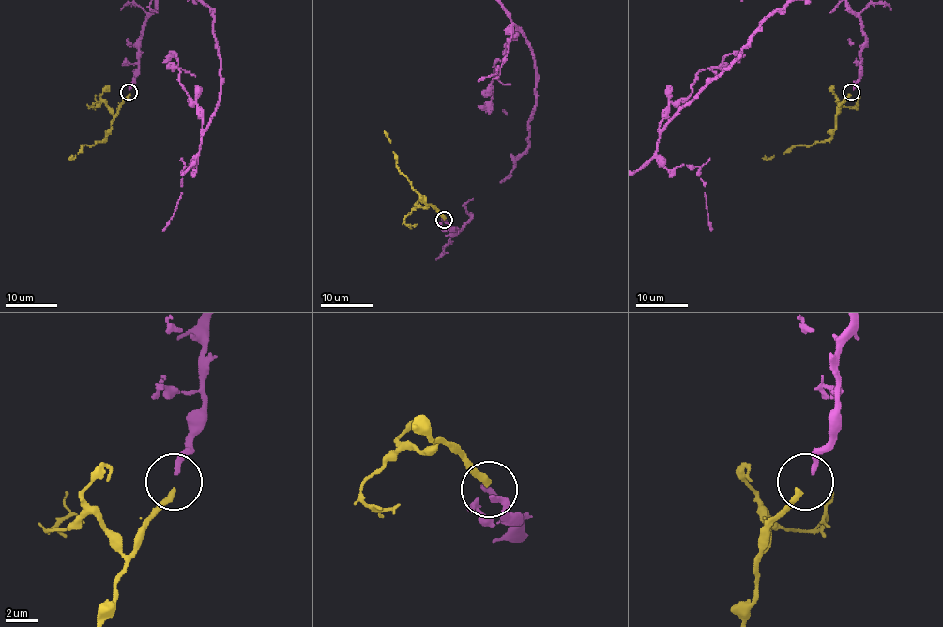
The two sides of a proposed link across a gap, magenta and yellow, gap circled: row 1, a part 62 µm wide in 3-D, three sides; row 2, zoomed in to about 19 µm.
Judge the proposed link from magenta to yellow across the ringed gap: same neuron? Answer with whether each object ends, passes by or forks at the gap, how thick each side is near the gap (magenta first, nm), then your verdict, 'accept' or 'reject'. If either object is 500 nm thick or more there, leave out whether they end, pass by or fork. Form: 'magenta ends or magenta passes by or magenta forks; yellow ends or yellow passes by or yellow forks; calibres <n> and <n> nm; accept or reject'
magenta ends; yellow ends; calibres 320 and 360 nm; accept

